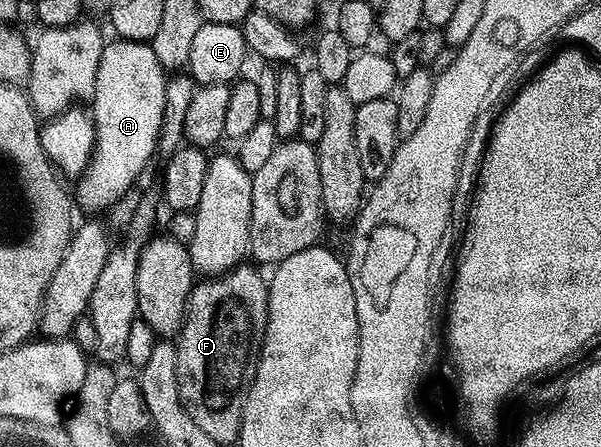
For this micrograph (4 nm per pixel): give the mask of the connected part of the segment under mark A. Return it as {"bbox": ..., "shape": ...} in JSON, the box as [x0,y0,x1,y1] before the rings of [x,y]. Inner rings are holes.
{"bbox":[75,41,167,210],"shape":[[[106,41],[99,56],[99,72],[95,76],[95,88],[91,99],[91,117],[96,132],[93,154],[84,173],[76,179],[75,202],[85,210],[105,210],[113,206],[133,185],[145,170],[149,161],[153,162],[157,153],[160,124],[163,121],[164,86],[167,79],[165,67],[159,64],[152,45],[147,42]]]}

